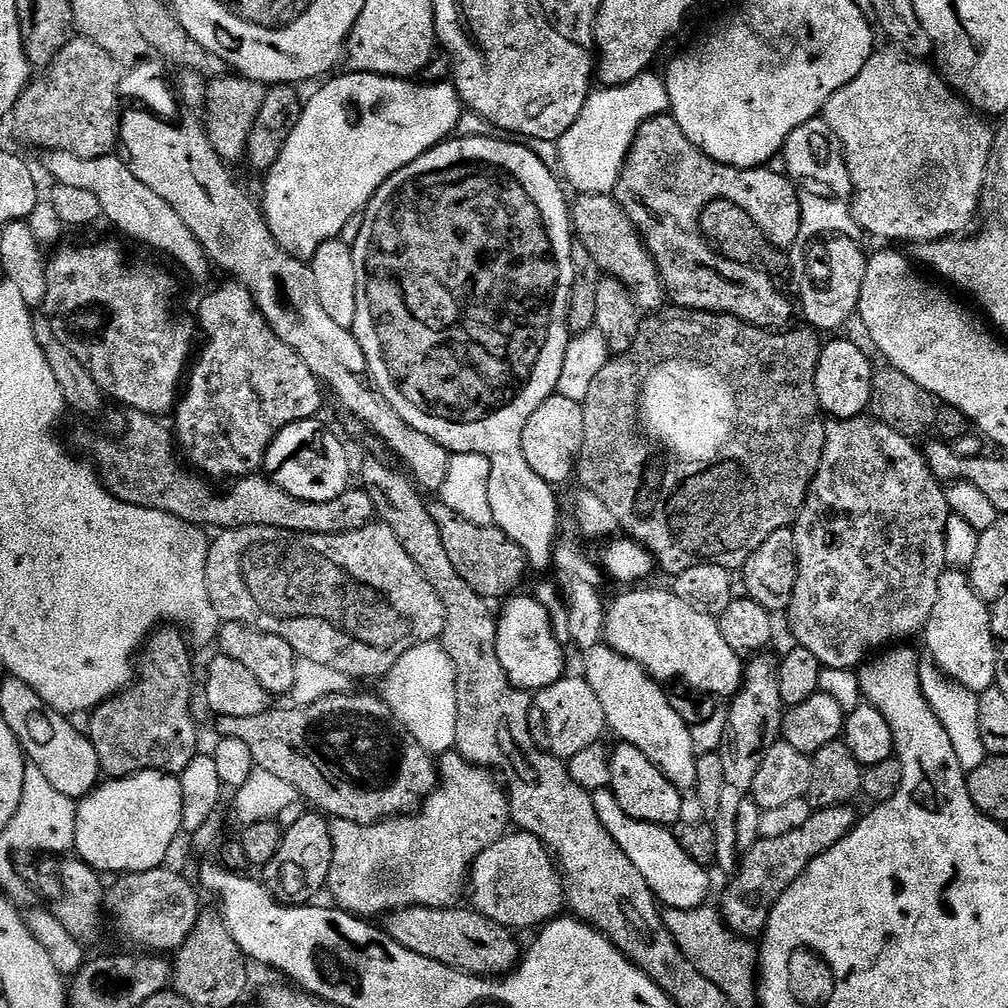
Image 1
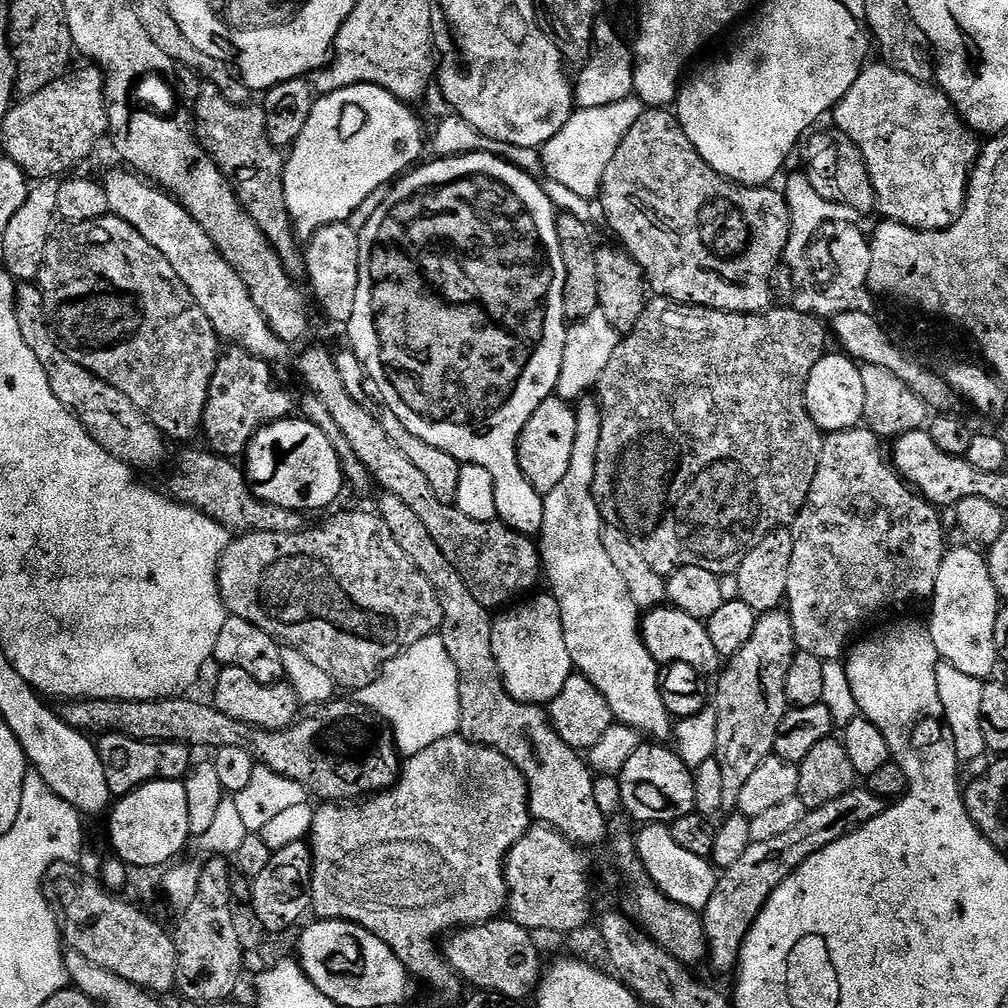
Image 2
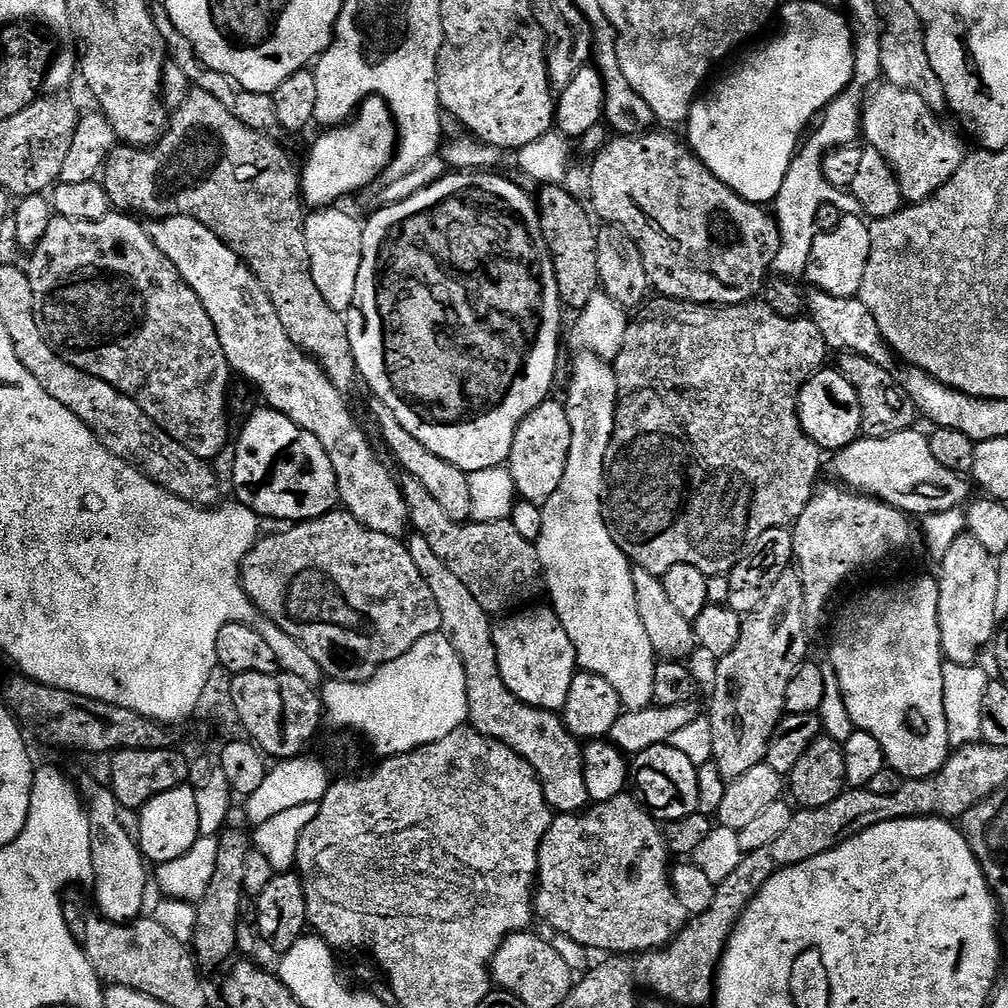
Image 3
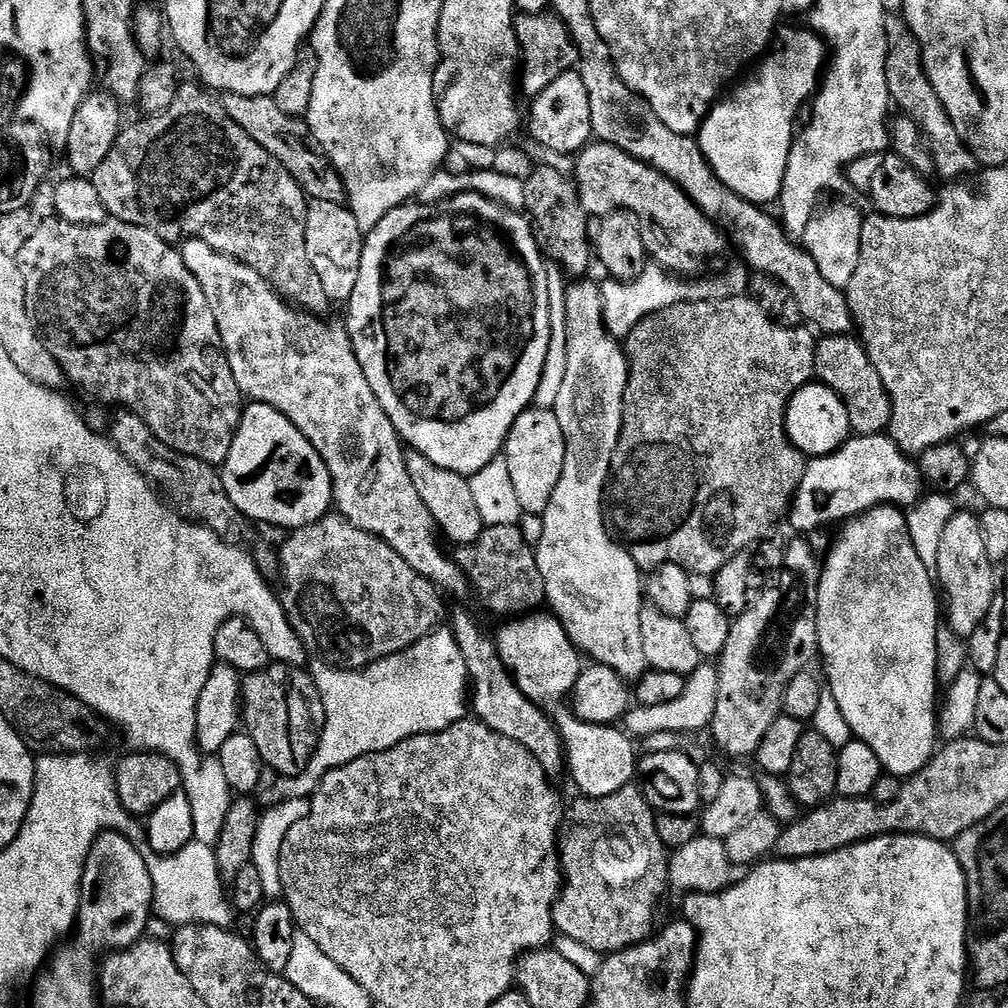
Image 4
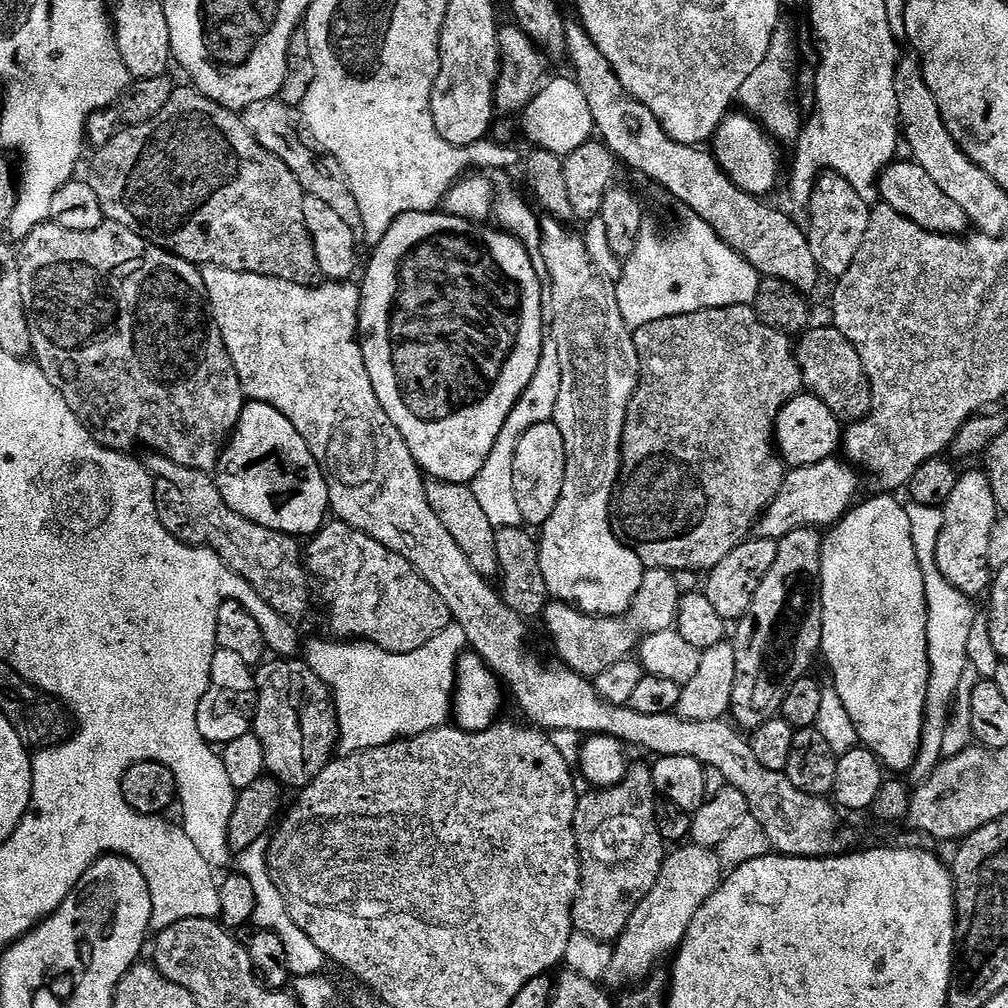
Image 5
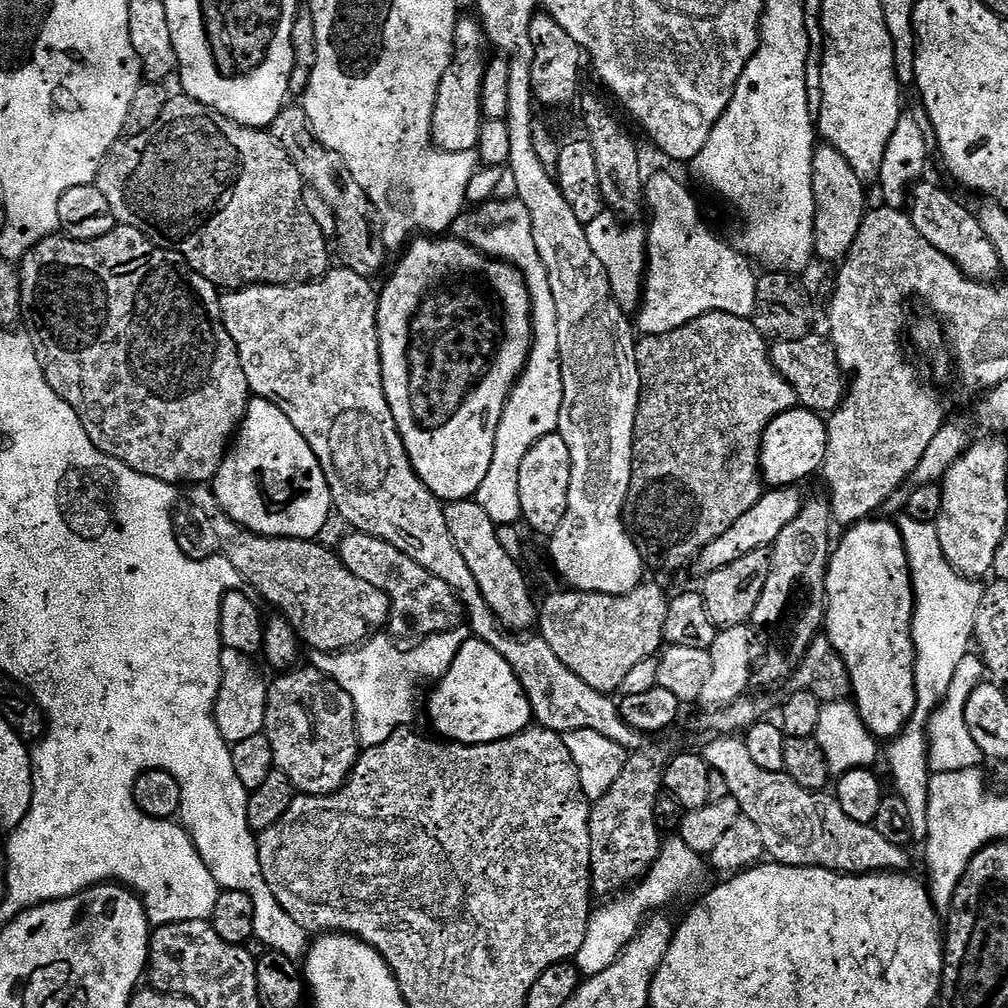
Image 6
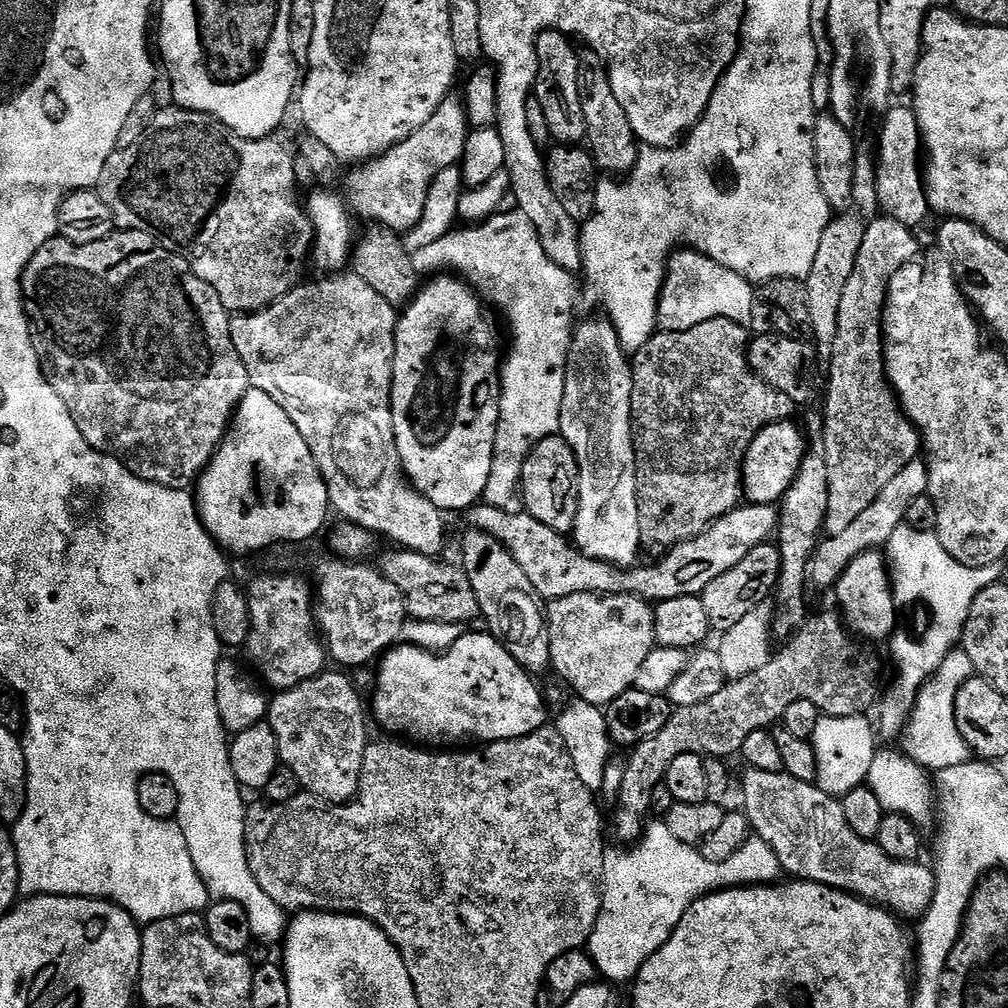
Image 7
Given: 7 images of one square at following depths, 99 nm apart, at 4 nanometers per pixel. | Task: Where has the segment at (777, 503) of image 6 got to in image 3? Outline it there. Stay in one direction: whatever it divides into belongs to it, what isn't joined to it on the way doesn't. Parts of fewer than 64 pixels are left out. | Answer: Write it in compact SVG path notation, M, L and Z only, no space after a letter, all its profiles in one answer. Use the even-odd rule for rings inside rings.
M915 427L906 429L905 432L899 432L898 434L890 434L886 438L861 438L855 440L853 444L848 444L845 448L840 449L831 457L832 459L832 472L837 481L843 487L851 488L853 492L862 492L866 496L873 496L875 500L884 500L890 506L894 506L899 512L907 512L909 516L913 518L923 518L930 514L942 514L946 510L954 510L955 508L964 508L969 503L970 495L968 496L968 484L970 488L970 480L967 475L960 475L947 466L942 466L942 463L938 462L938 459L934 458L933 451L930 448L930 440L927 435L920 432L916 432Z

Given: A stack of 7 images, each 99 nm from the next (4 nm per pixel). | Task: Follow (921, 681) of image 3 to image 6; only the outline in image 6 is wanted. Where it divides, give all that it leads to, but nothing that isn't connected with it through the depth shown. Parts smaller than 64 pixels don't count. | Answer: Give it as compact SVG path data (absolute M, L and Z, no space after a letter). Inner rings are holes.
M869 518L858 521L844 532L845 536L839 537L838 543L833 547L828 557L828 573L826 574L826 615L824 618L823 631L826 633L828 641L834 646L834 650L842 658L842 662L848 668L848 673L852 679L851 699L854 701L857 712L860 713L862 722L869 729L873 736L881 741L887 742L906 726L910 714L914 714L916 705L916 695L914 694L914 666L916 665L916 651L912 641L912 616L916 613L916 595L912 589L912 575L910 566L906 558L906 550L902 542L899 523L888 520L876 520Z

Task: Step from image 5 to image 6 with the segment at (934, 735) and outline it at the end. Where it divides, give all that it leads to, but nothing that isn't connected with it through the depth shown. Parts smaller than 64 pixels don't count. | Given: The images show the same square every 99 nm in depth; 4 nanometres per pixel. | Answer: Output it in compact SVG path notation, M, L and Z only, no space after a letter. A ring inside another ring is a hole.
M907 514L901 515L898 523L912 575L912 589L916 595L916 613L912 616L912 641L916 651L914 666L916 705L914 714L910 714L904 729L887 741L886 748L888 748L888 772L892 775L893 786L896 787L893 788L895 795L900 796L902 802L906 802L913 837L923 842L928 837L928 784L933 778L928 766L928 723L934 710L938 710L938 706L944 701L946 690L950 688L950 682L954 678L954 670L958 670L958 662L962 662L962 658L970 655L970 645L974 640L974 621L978 614L978 606L984 597L985 585L962 575L961 572L956 572L954 566L950 566L946 554L942 554L942 542L938 542L935 524L923 524Z

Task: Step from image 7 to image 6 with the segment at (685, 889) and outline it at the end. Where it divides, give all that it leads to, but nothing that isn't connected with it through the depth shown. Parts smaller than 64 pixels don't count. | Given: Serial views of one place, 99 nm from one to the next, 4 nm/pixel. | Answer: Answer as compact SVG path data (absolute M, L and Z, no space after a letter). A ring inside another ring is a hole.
M679 838L665 839L660 845L656 861L644 873L642 879L615 898L609 899L605 908L597 907L589 916L584 941L574 957L574 963L581 973L585 977L593 976L606 970L606 966L616 961L620 957L620 951L636 936L637 930L646 919L646 914L663 909L660 907L670 903L699 874L700 860L701 853L690 850L686 842Z

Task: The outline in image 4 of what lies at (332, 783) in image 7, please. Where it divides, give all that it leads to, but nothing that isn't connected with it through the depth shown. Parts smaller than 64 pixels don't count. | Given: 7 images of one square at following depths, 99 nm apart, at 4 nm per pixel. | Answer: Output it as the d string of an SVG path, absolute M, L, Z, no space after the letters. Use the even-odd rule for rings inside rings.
M273 663L261 672L245 675L242 681L242 724L248 736L254 738L265 765L280 776L305 772L326 722L322 694L318 694L311 671L294 664Z

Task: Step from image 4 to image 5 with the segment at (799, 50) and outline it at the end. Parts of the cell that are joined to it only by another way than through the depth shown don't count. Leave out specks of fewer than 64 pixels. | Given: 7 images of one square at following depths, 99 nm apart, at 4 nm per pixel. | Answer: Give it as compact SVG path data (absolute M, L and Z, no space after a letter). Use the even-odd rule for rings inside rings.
M729 114L724 117L710 141L710 151L720 163L723 172L737 186L751 196L764 198L780 176L780 160L776 157L777 145L753 117L747 114L739 115Z

